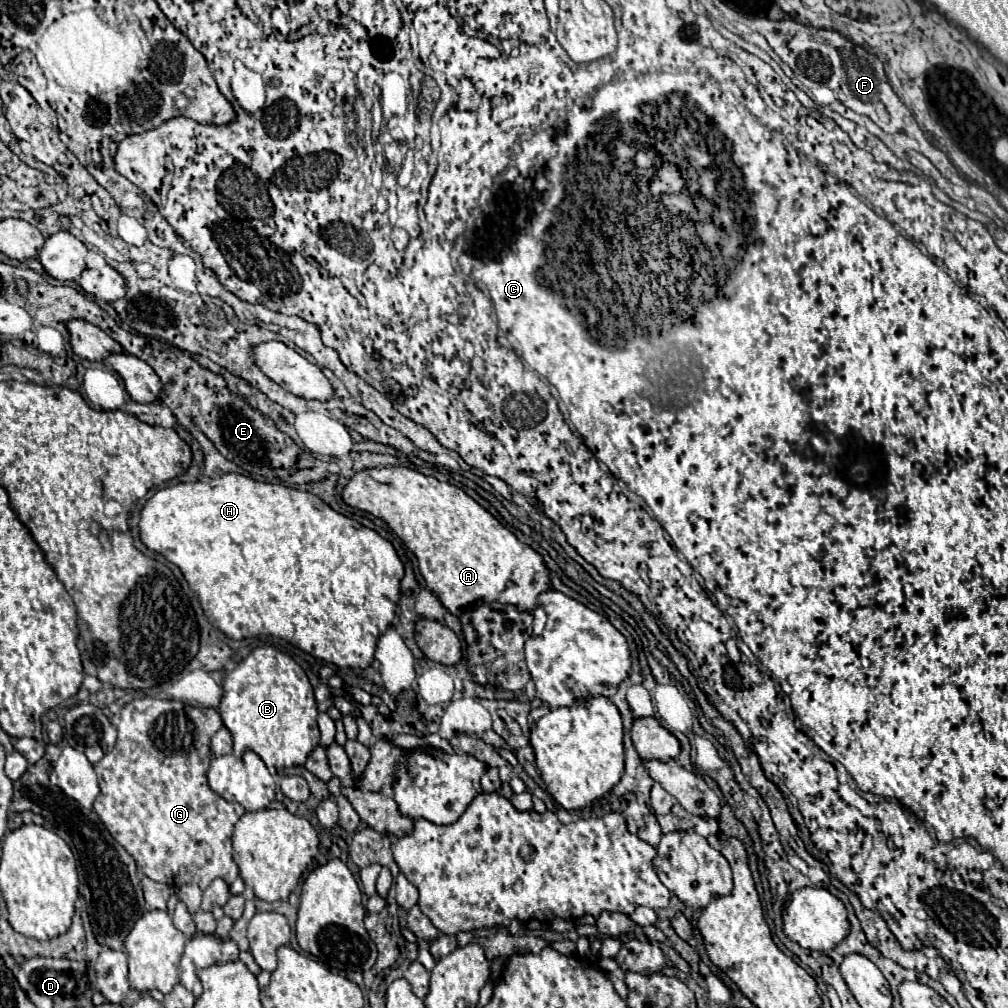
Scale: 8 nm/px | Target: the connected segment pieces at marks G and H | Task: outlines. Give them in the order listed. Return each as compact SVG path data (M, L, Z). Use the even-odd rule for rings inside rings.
M144 697L124 705L112 715L110 723L118 731L118 739L114 751L106 753L94 765L100 783L94 809L110 835L134 857L138 875L146 875L174 889L186 883L196 883L200 889L206 889L216 877L222 877L228 885L234 883L238 865L232 859L230 837L234 823L244 815L244 807L216 795L206 781L212 759L210 739L222 727L220 713L212 707L192 707L184 701Z
M226 473L220 477L212 477L206 481L194 481L194 483L178 483L172 487L164 487L156 491L144 505L140 513L140 539L148 549L154 549L162 553L168 561L178 565L184 573L184 579L188 581L190 589L198 595L200 605L208 619L216 623L216 627L230 639L240 641L256 635L274 635L280 639L286 639L288 643L300 647L302 651L310 653L312 657L322 660L336 667L360 667L366 669L374 661L376 641L378 637L392 625L396 605L400 599L400 581L404 577L404 565L392 547L390 541L380 537L376 531L366 529L358 521L334 511L328 503L324 503L320 497L308 493L290 489L282 483L258 483L250 477L238 475L238 473Z

